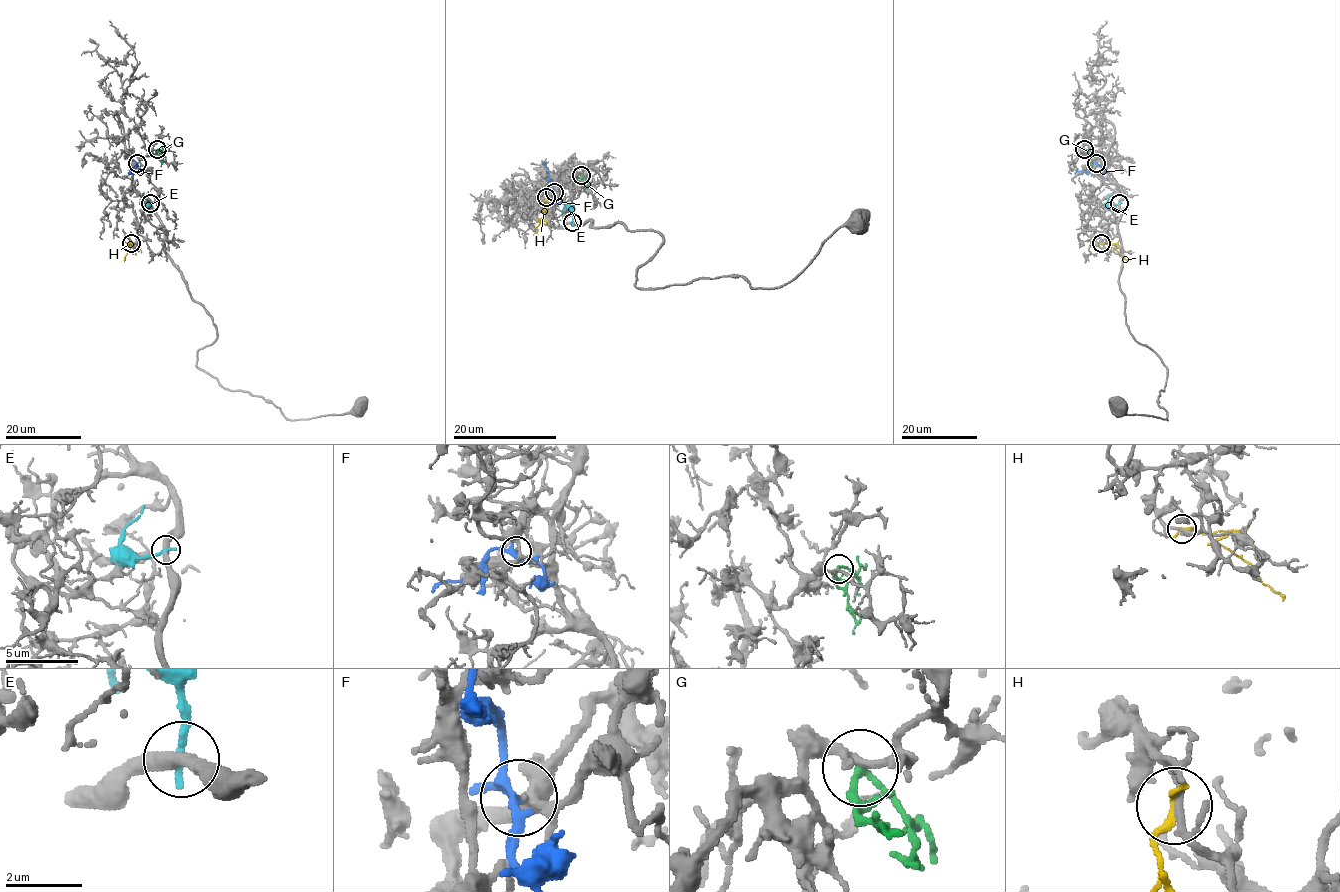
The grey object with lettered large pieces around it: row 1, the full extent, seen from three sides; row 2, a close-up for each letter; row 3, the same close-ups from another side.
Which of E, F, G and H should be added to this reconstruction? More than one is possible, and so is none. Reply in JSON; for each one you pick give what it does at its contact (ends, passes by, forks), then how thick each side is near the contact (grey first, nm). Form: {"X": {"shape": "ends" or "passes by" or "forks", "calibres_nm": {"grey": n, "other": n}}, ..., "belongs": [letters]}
{"belongs": []}

